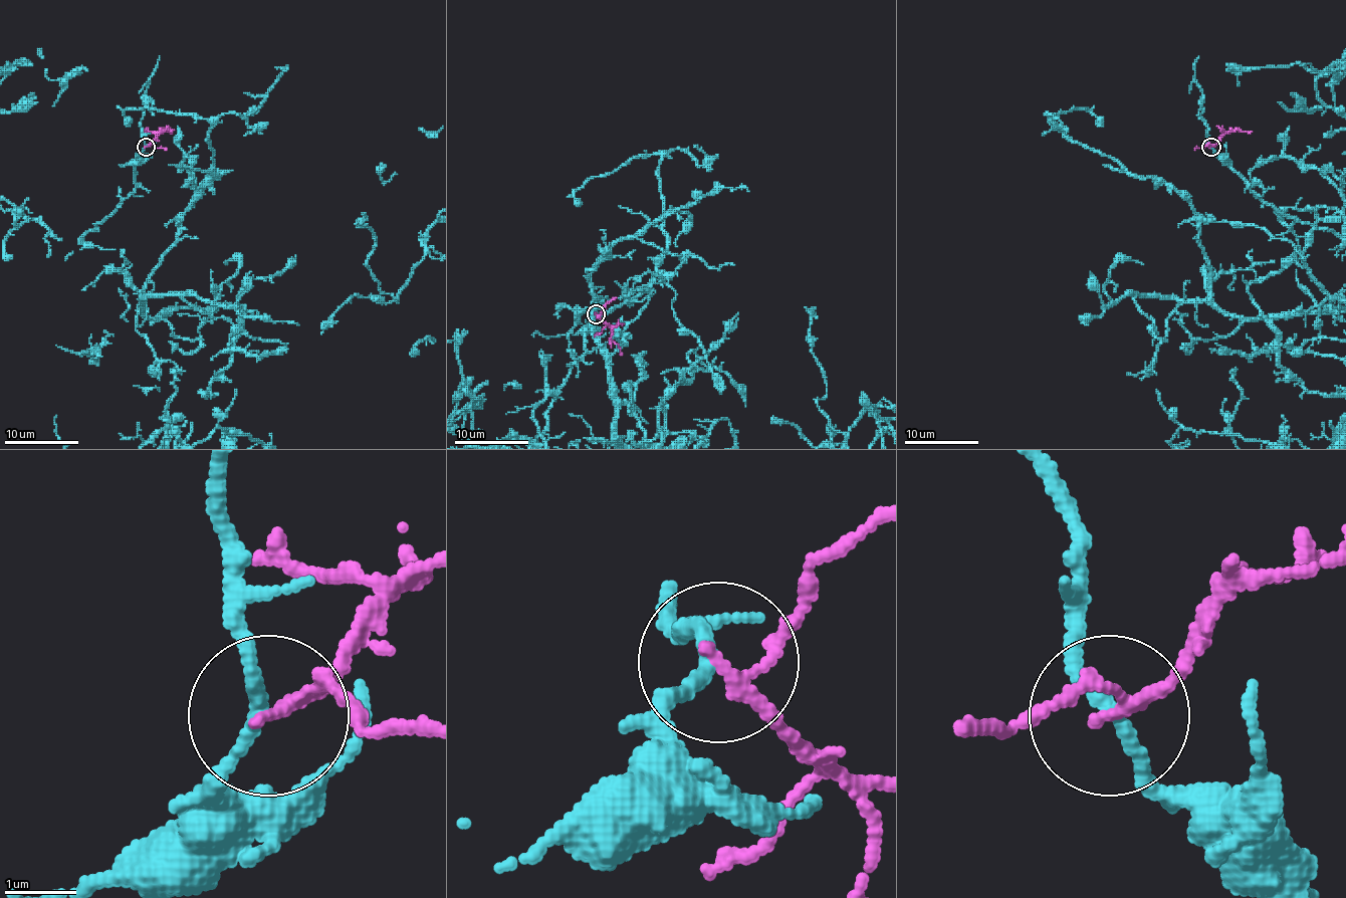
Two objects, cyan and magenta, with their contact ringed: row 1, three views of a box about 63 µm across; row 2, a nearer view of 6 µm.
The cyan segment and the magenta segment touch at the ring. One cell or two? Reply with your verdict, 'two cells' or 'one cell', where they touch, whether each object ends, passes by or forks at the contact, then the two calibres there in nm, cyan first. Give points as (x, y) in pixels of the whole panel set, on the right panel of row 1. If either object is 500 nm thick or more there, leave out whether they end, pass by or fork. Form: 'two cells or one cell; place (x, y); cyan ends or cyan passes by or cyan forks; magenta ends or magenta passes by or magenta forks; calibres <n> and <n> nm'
two cells; place (1210, 147); cyan passes by; magenta passes by; calibres 200 and 140 nm

